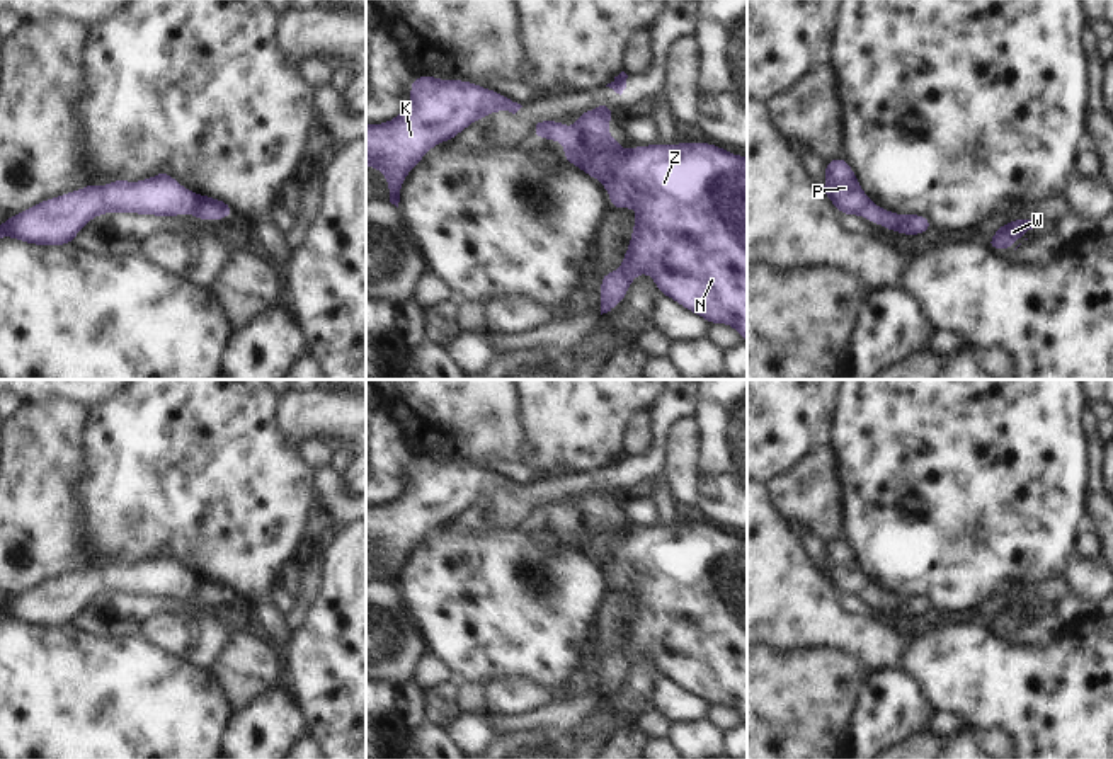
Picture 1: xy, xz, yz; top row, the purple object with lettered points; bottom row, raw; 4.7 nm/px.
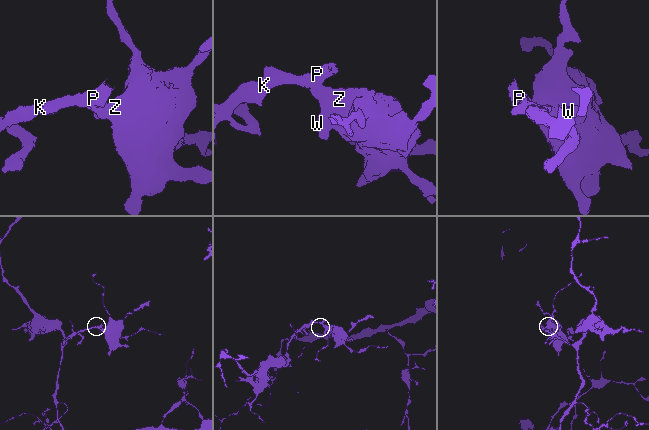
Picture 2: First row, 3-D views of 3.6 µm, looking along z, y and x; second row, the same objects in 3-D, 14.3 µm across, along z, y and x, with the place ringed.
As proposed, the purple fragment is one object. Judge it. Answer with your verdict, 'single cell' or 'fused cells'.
single cell

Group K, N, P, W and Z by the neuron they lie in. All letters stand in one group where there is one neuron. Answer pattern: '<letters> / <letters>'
K N P W Z

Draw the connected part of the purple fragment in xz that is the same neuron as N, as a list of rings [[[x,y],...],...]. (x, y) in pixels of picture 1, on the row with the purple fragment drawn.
[[[613,107],[582,111],[574,128],[536,121],[534,138],[562,141],[565,160],[601,180],[613,209],[638,209],[621,267],[601,277],[601,315],[616,308],[633,279],[647,272],[657,289],[703,317],[733,327],[747,344],[747,155],[735,157],[713,143],[652,143],[621,150],[606,129]]]

